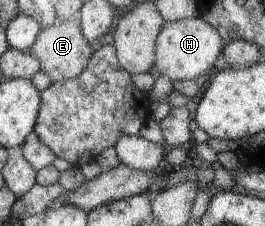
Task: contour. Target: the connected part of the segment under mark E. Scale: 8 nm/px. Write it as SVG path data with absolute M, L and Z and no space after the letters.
M75 17L42 29L34 45L28 52L34 58L38 58L38 62L41 64L41 70L50 77L53 83L80 76L86 70L88 60L92 58L94 50L82 35L81 25L77 17Z

